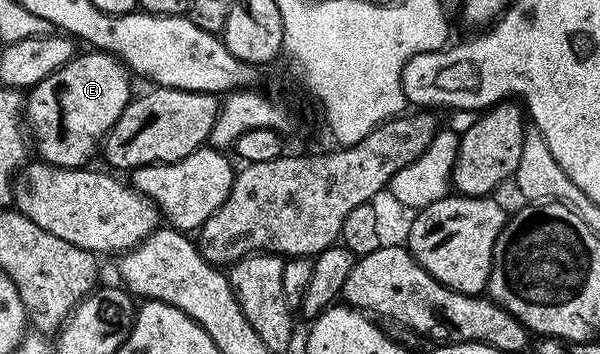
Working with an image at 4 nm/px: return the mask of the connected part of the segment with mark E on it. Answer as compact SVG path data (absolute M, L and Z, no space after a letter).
M100 49L89 51L74 56L55 73L30 88L26 96L26 122L36 141L36 152L38 149L38 156L54 167L79 169L86 166L86 162L94 155L96 149L98 152L102 141L118 121L133 95L125 65L109 52Z

